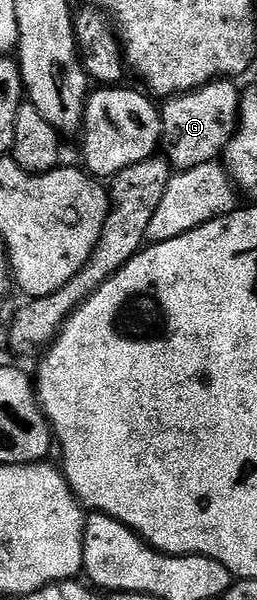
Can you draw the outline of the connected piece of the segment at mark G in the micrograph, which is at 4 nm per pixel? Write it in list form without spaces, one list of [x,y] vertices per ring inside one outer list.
[[[215,79],[194,91],[167,98],[161,104],[164,158],[175,172],[213,163],[225,152],[238,126],[240,87],[230,79]]]

